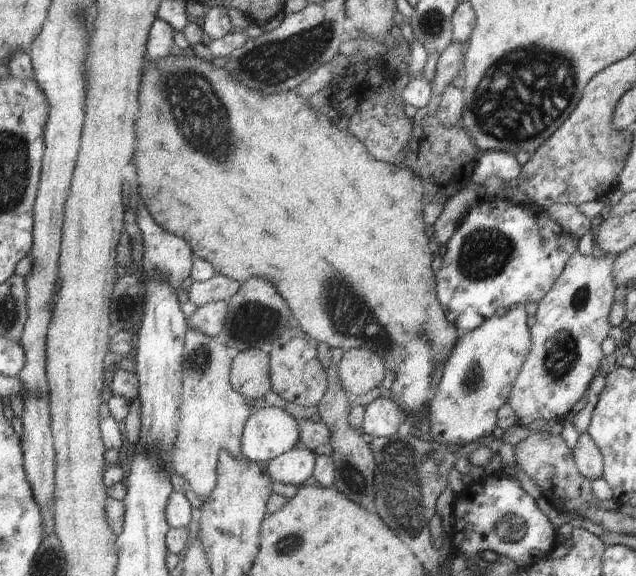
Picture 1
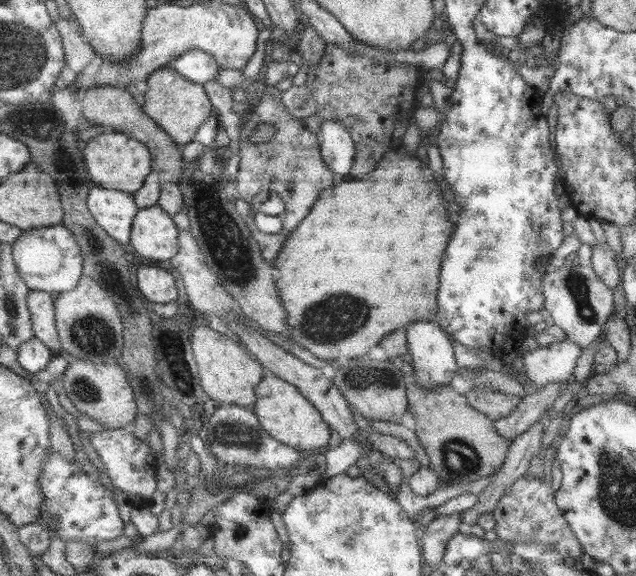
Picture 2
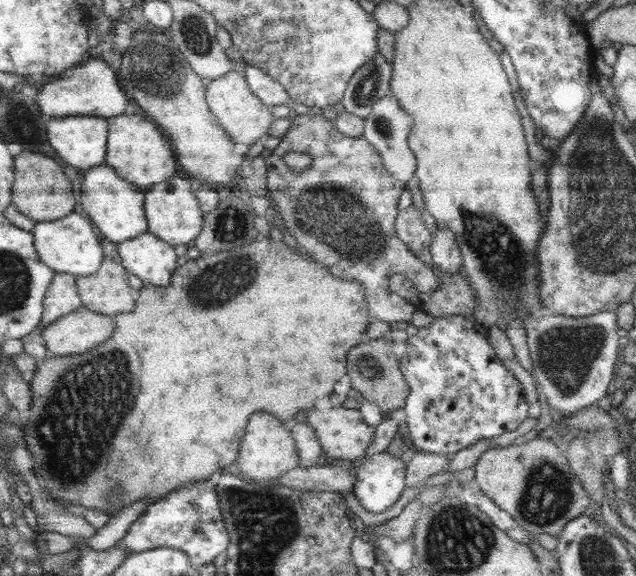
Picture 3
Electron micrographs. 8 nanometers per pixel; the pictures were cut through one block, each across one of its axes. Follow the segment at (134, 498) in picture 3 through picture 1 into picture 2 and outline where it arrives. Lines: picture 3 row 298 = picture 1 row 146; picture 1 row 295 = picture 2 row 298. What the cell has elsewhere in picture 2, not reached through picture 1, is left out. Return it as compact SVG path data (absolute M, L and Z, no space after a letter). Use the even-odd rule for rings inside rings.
M344 180L338 186L323 191L317 198L317 203L313 206L309 216L303 220L296 230L288 237L286 244L275 259L277 268L276 284L279 294L283 298L283 304L287 308L287 326L291 332L293 341L309 350L315 357L321 360L335 360L362 358L373 348L379 345L387 332L398 331L406 328L411 322L423 320L423 318L433 319L438 313L439 304L437 290L439 290L439 274L441 274L441 260L445 256L445 248L449 244L449 238L453 234L453 222L447 218L447 210L441 198L441 190L435 182L375 182L375 180L365 180L365 182L351 182Z

